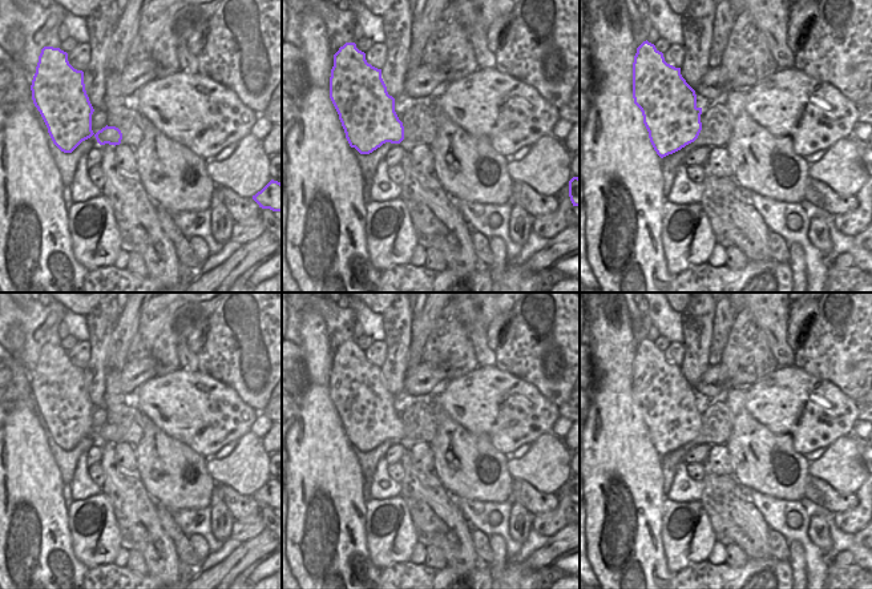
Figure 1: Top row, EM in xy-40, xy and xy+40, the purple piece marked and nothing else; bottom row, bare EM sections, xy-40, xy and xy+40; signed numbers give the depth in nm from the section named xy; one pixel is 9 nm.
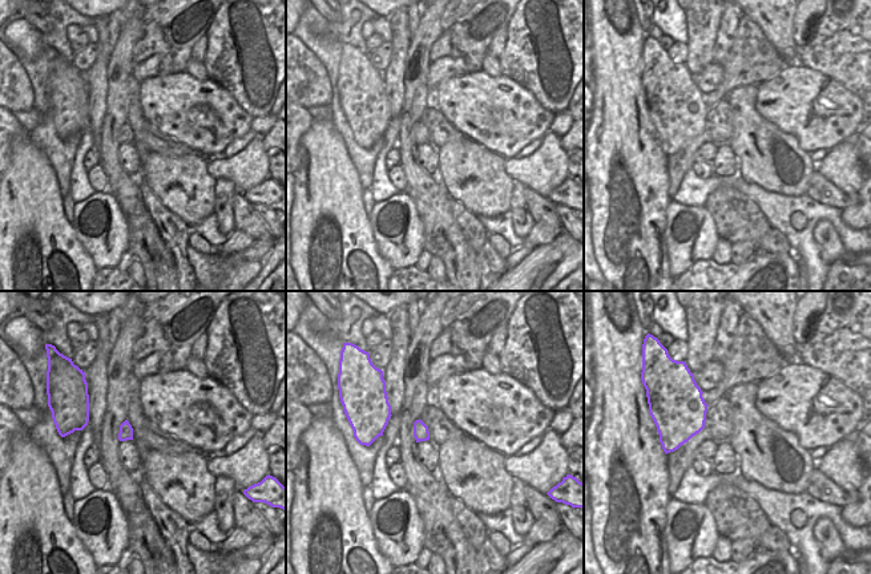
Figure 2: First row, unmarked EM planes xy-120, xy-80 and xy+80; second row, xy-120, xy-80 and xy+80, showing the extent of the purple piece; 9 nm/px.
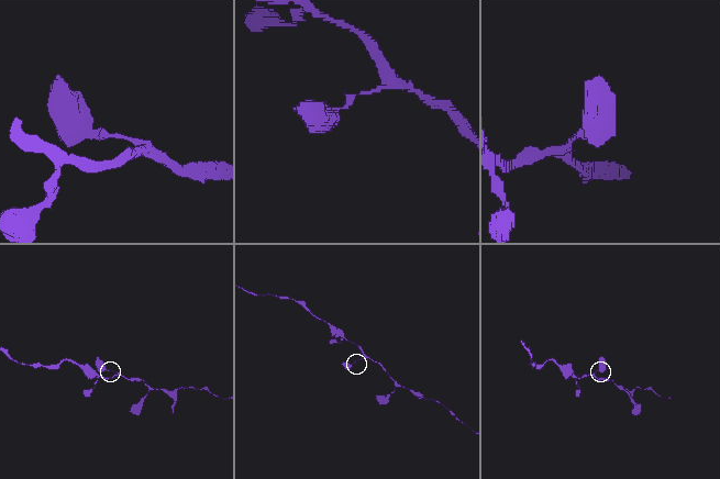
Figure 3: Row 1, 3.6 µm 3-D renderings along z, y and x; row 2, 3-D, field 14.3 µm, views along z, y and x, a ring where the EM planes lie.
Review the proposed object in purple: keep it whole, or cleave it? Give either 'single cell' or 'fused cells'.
single cell

